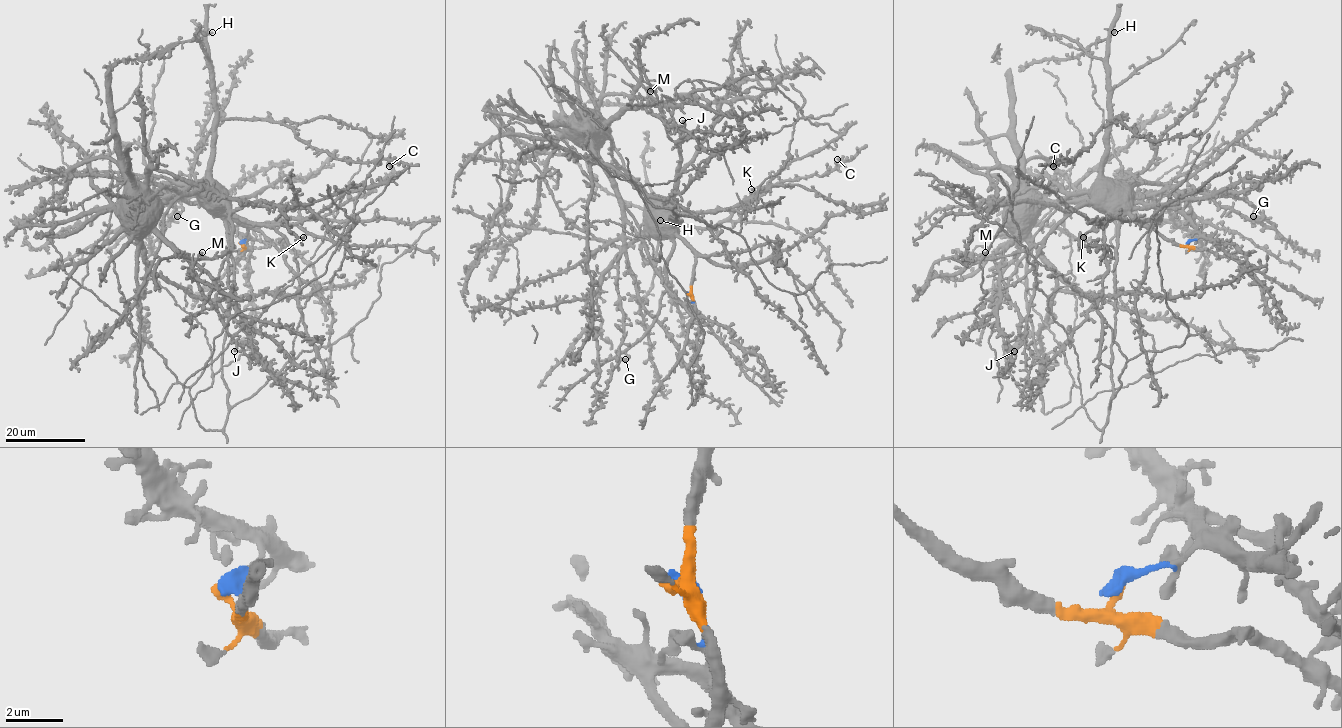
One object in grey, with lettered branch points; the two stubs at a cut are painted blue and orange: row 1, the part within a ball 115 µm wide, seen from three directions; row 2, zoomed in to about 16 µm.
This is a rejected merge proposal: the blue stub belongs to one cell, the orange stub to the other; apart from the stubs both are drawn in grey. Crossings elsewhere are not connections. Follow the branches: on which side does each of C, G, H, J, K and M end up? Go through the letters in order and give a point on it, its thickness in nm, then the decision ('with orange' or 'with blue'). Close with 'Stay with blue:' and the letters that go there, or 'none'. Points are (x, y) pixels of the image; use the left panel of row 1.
C: place (389, 166); calibre 280 nm; with orange
G: place (177, 216); calibre 440 nm; with blue
H: place (212, 32); calibre 240 nm; with orange
J: place (234, 351); calibre 380 nm; with blue
K: place (303, 237); calibre 240 nm; with orange
M: place (202, 252); calibre 280 nm; with orange
Stay with blue: G, J

